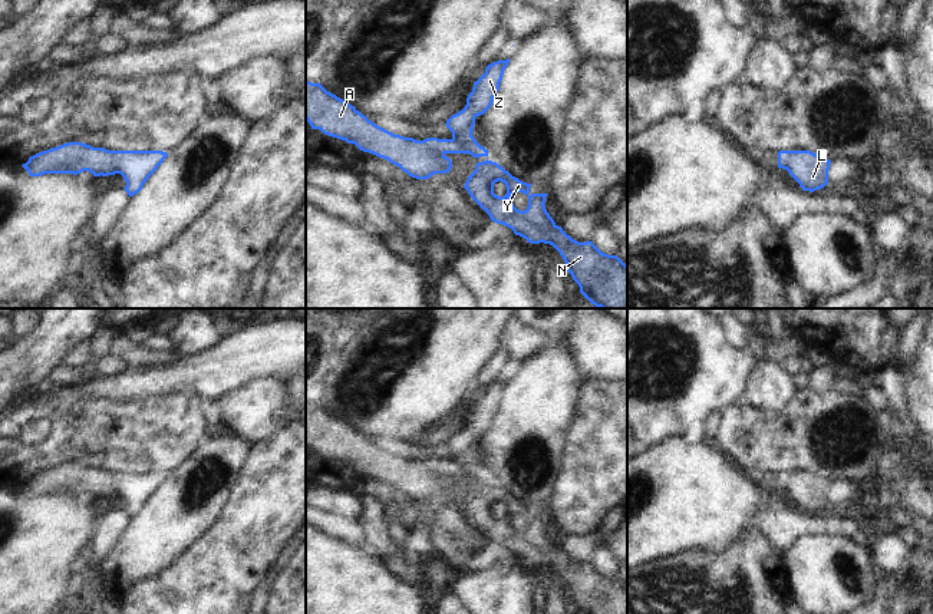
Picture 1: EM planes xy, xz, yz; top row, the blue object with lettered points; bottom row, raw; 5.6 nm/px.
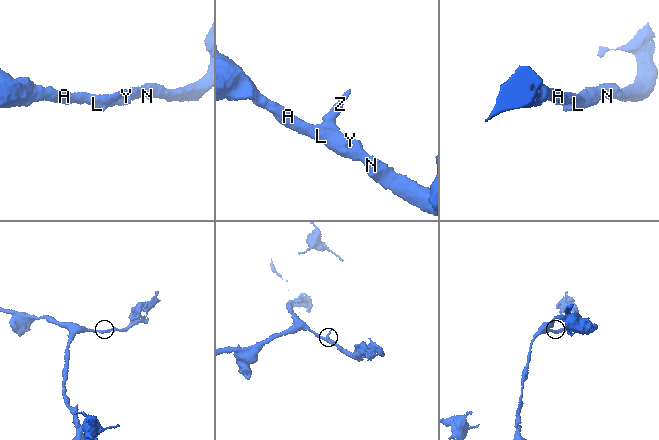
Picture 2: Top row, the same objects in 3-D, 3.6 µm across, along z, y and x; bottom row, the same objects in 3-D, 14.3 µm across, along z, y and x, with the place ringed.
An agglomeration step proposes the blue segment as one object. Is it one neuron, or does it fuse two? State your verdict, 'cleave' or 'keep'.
keep

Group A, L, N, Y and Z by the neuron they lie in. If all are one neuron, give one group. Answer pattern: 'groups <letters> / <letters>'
groups A L N Y Z

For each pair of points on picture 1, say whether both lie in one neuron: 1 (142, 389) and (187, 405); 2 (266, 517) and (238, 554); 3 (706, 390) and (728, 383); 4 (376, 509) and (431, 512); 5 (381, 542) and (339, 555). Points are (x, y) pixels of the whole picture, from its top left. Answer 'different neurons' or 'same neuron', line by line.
1: different neurons
2: same neuron
3: same neuron
4: different neurons
5: different neurons

